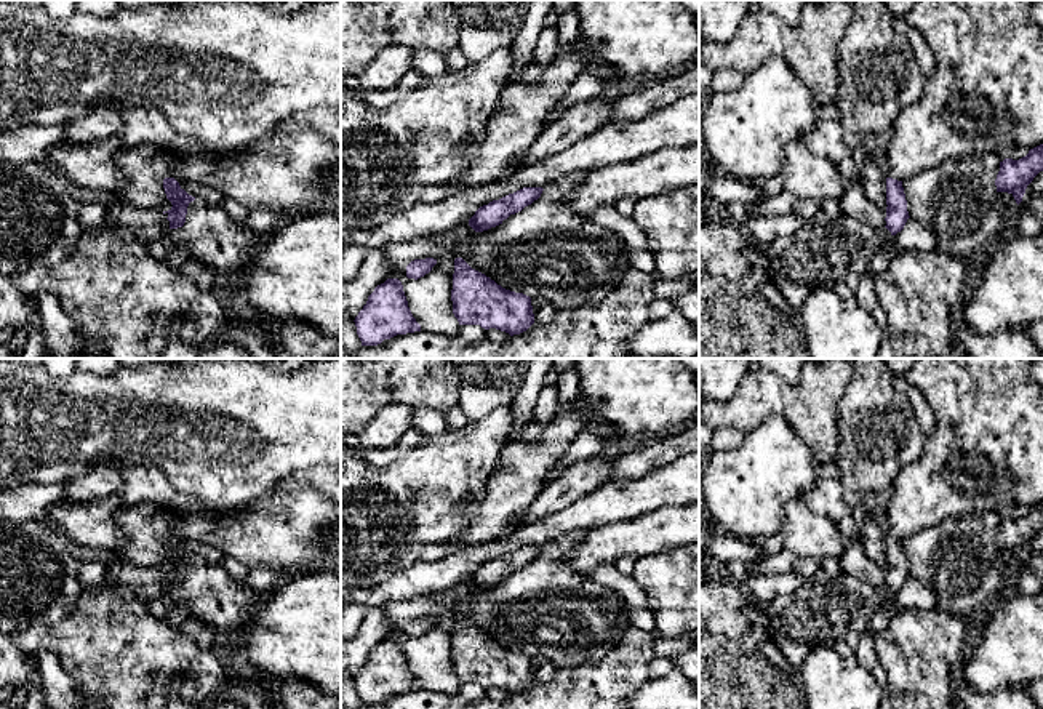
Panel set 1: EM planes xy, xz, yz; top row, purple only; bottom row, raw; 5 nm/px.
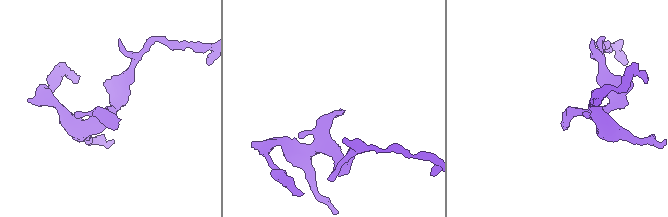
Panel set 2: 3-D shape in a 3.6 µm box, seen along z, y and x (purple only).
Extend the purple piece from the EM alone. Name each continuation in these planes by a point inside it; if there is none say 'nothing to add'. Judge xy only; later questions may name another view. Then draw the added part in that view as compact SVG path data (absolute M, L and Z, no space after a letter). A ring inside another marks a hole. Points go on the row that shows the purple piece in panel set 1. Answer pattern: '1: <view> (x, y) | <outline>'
1: xy (211, 237) | M195 198L187 206L182 227L170 229L173 246L186 248L189 258L208 266L221 280L222 277L240 277L258 254L261 238L246 224L235 222L219 205Z

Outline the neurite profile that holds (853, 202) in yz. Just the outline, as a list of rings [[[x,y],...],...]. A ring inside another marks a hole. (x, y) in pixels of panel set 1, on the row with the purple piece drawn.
[[[857,179],[849,182],[838,203],[843,214],[848,214],[873,229],[883,229],[886,226],[886,211],[867,198]]]

